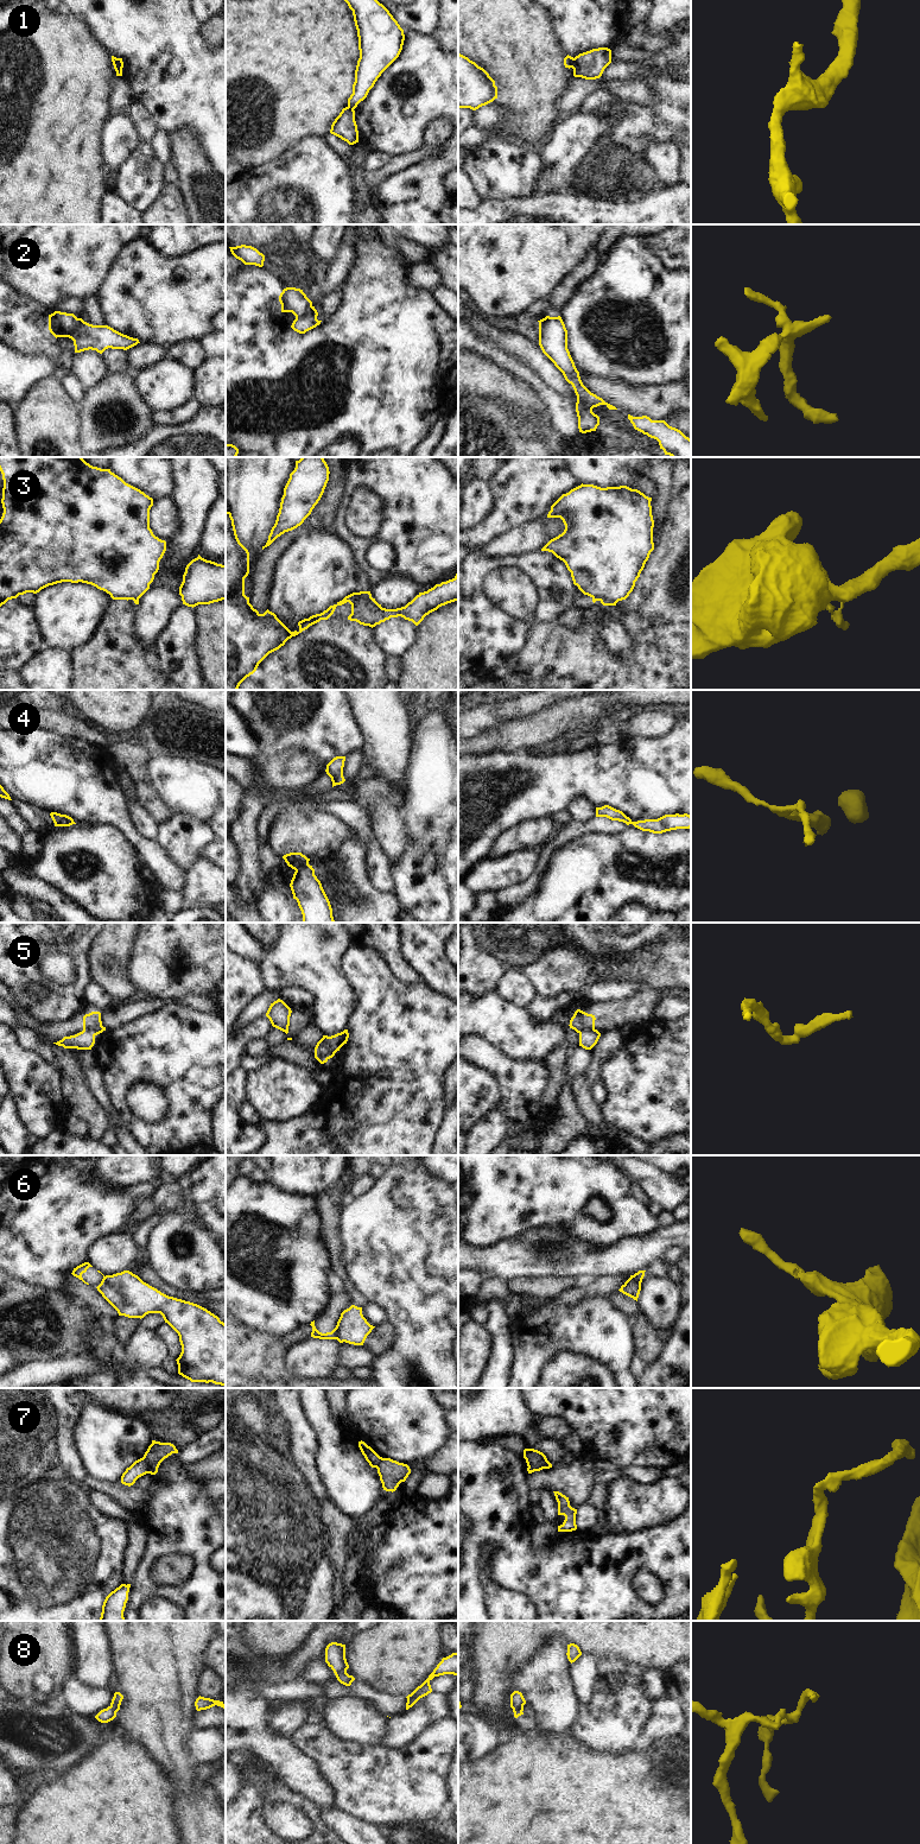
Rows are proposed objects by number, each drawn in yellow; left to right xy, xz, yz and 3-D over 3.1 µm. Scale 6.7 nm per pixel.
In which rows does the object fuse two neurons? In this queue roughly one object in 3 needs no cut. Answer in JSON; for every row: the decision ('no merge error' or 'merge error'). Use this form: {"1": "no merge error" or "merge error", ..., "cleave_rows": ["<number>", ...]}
{"1": "merge error", "2": "merge error", "3": "merge error", "4": "merge error", "5": "merge error", "6": "merge error", "7": "merge error", "8": "no merge error", "cleave_rows": ["1", "2", "3", "4", "5", "6", "7"]}

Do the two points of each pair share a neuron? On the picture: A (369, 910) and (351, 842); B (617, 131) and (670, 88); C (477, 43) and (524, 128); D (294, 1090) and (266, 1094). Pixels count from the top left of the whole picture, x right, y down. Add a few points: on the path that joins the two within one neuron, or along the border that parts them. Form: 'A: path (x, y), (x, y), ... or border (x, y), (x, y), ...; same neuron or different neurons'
A: path (366, 893), (351, 870), (351, 859); same neuron
B: path (632, 131), (662, 102); same neuron
C: path (499, 64), (524, 89), (524, 107); same neuron
D: path (287, 1092), (273, 1094); same neuron

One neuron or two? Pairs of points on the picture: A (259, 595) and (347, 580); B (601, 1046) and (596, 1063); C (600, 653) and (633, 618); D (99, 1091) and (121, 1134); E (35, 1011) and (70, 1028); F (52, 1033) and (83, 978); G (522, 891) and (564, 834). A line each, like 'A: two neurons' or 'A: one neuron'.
A: two neurons
B: one neuron
C: one neuron
D: one neuron
E: two neurons
F: two neurons
G: one neuron

